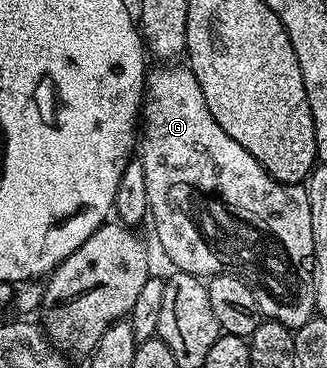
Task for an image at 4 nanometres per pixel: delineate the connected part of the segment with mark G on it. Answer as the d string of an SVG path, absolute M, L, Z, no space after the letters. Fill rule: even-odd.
M157 65L145 77L145 93L139 116L139 158L143 165L143 174L147 177L147 201L149 215L159 217L165 211L163 189L165 183L193 183L199 187L217 189L217 197L229 203L237 214L236 222L246 228L254 227L273 239L245 239L240 247L243 274L241 280L255 293L255 301L259 305L262 316L266 320L282 323L285 327L296 329L311 317L311 232L309 229L309 192L299 183L280 183L275 181L239 145L223 133L219 121L211 117L211 109L207 109L207 97L203 97L203 89L199 89L199 81L195 81L193 72L188 66Z

